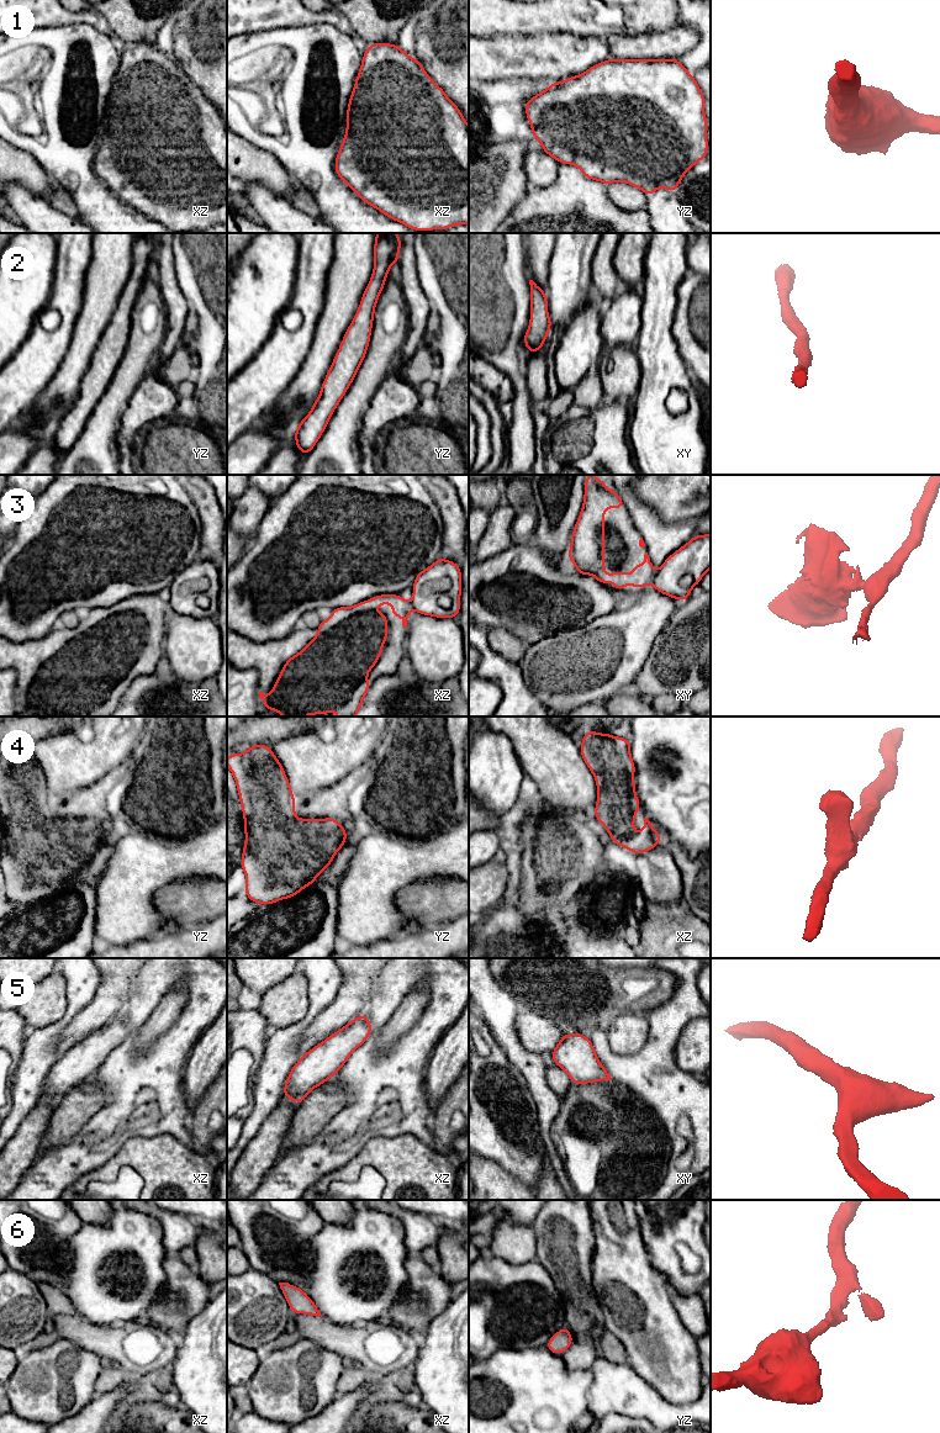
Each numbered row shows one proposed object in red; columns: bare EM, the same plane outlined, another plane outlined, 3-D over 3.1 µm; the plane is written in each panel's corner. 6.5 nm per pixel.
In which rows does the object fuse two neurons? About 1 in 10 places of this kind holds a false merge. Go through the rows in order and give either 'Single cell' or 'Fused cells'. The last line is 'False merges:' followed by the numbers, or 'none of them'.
1: Single cell
2: Single cell
3: Fused cells
4: Single cell
5: Single cell
6: Single cell
False merges: 3

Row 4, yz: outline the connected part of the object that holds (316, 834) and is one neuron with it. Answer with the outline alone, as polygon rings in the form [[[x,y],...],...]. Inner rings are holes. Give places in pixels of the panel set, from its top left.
[[[252,745],[243,753],[231,753],[227,765],[236,779],[244,818],[245,844],[241,867],[247,877],[245,895],[260,905],[297,895],[316,881],[347,842],[344,826],[333,818],[296,818],[296,799],[289,779],[268,745]]]

